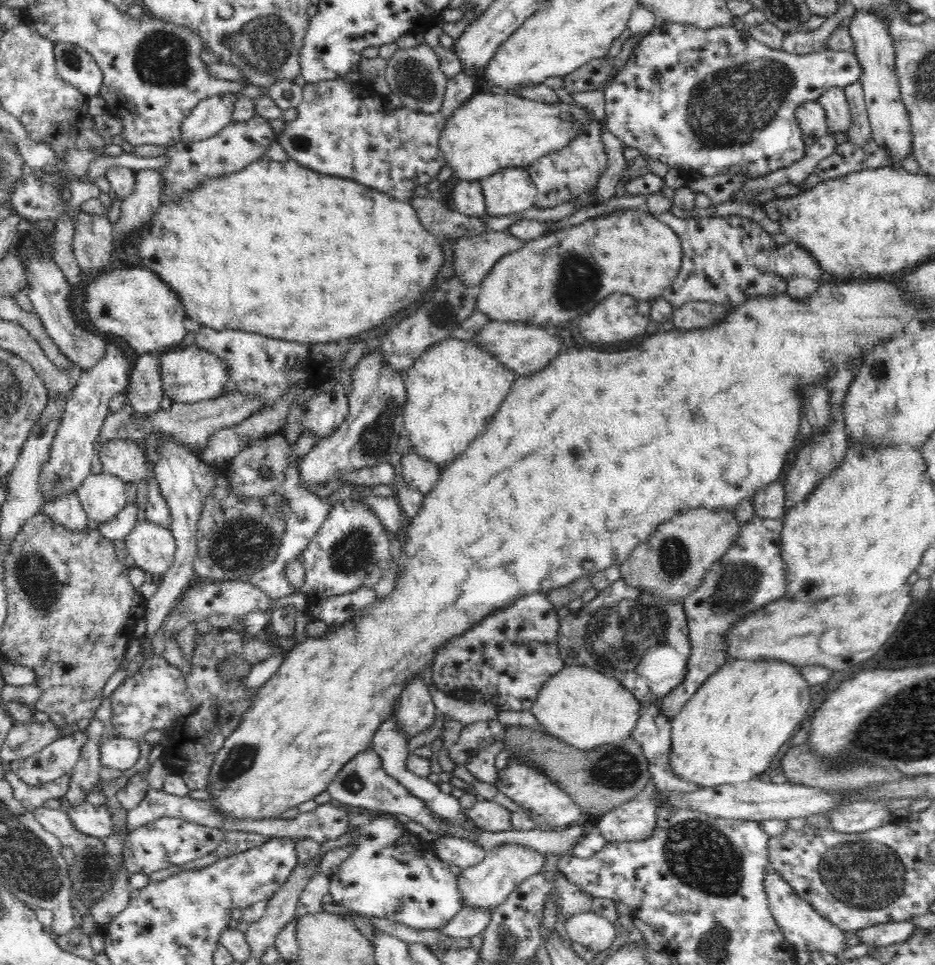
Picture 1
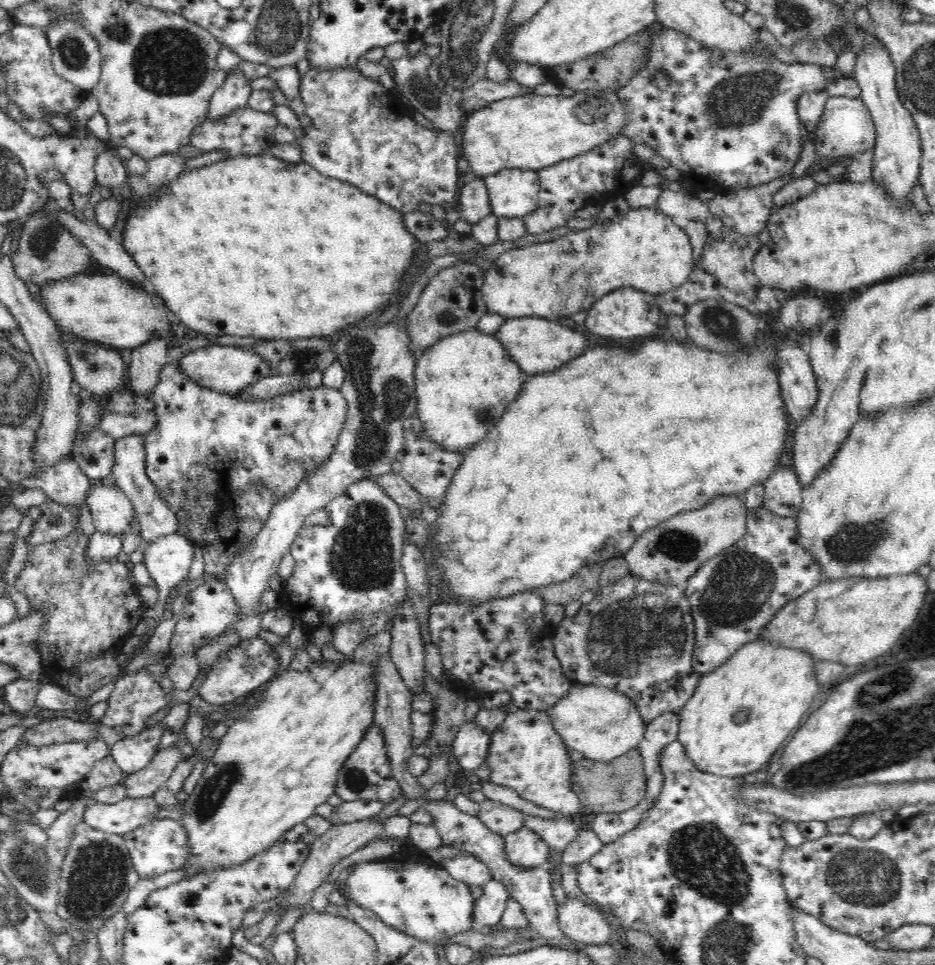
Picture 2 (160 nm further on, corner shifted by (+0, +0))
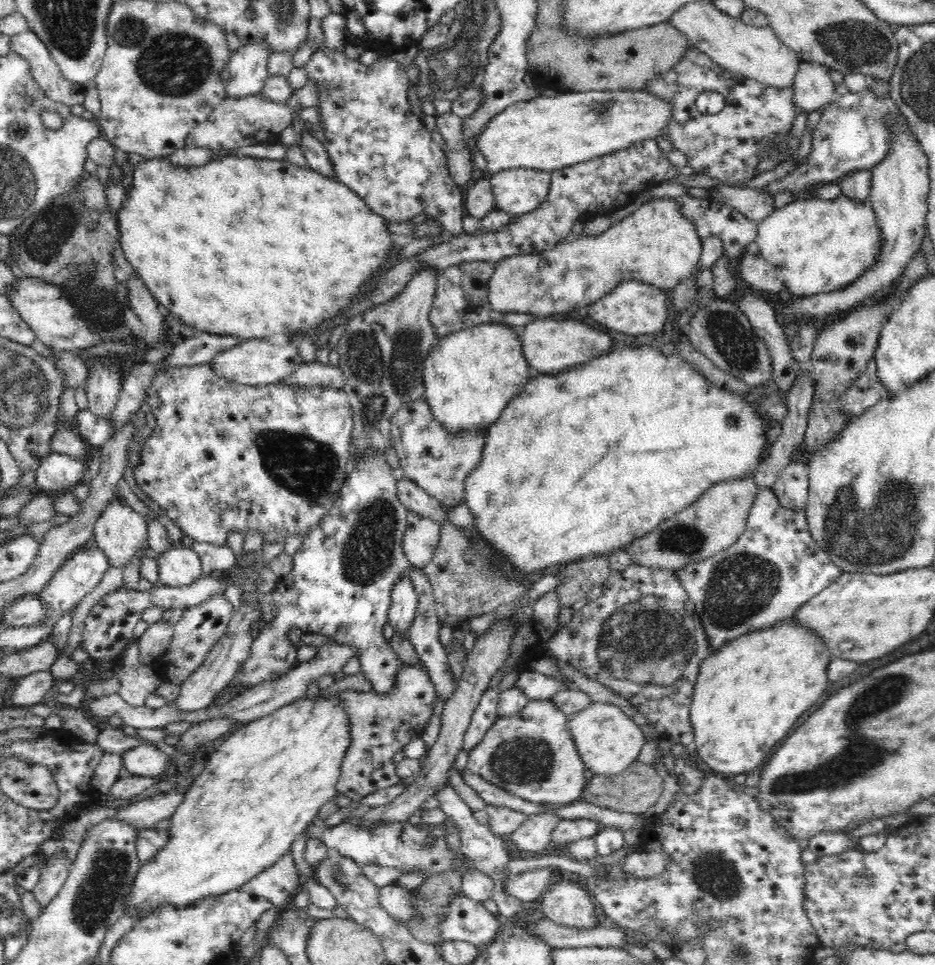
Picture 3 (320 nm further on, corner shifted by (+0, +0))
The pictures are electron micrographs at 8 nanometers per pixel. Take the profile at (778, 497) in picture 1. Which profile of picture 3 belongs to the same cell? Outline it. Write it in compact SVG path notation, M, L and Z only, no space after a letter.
M791 462L774 487L782 504L790 508L805 508L809 497L809 475L807 463Z

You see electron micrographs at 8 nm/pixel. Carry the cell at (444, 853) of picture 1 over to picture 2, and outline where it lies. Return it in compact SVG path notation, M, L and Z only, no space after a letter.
M458 856L442 867L452 878L470 887L484 888L493 879L492 872L482 862L470 856Z

